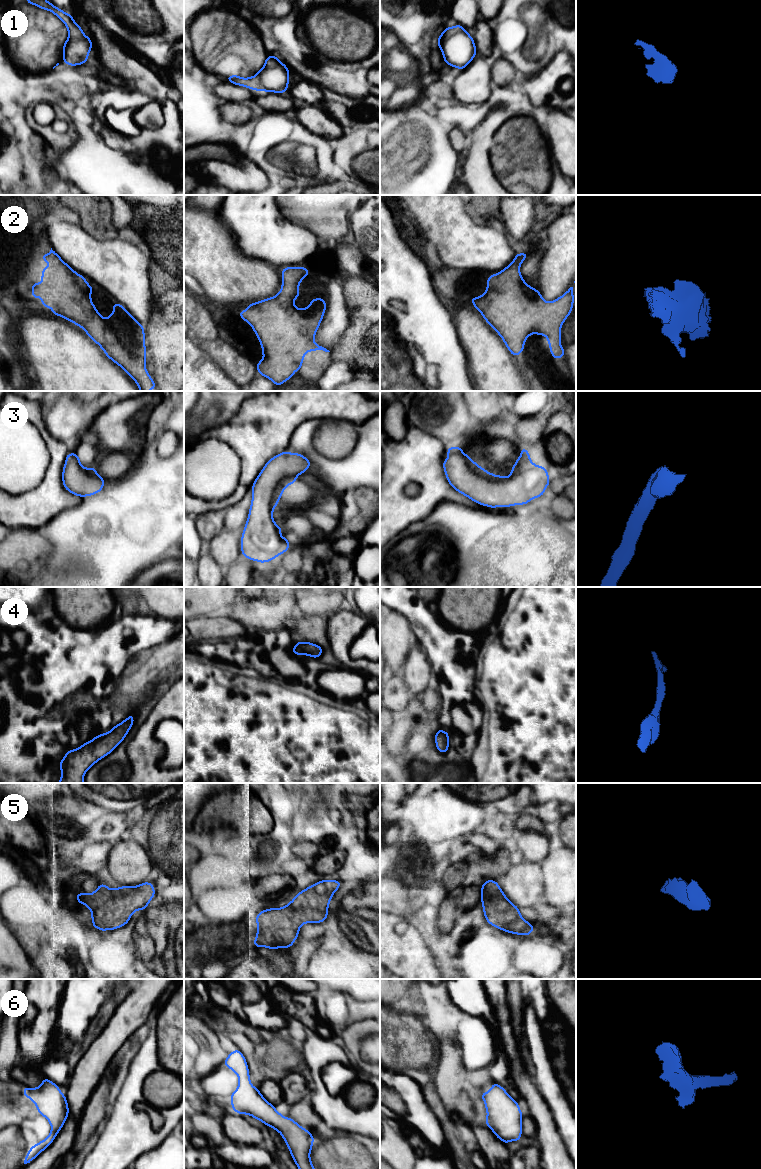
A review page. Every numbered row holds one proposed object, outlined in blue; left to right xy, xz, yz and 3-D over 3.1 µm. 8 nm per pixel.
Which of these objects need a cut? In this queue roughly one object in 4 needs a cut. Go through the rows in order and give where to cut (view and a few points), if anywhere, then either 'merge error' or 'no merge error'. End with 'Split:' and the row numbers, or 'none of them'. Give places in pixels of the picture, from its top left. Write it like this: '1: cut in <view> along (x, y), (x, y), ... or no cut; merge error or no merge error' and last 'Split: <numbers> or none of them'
1: no cut; no merge error
2: no cut; no merge error
3: no cut; no merge error
4: no cut; no merge error
5: no cut; no merge error
6: no cut; no merge error
Split: none of them

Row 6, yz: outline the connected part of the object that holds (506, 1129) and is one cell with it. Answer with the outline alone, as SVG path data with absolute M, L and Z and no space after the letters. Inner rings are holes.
M495 1082L488 1092L482 1092L481 1098L487 1112L485 1124L496 1137L505 1144L520 1141L521 1121L524 1116L517 1100L510 1097L507 1091Z

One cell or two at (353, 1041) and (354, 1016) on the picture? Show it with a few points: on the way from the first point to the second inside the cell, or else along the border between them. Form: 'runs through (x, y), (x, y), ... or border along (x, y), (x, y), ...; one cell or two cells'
border along (369, 1018), (348, 1025); two cells

